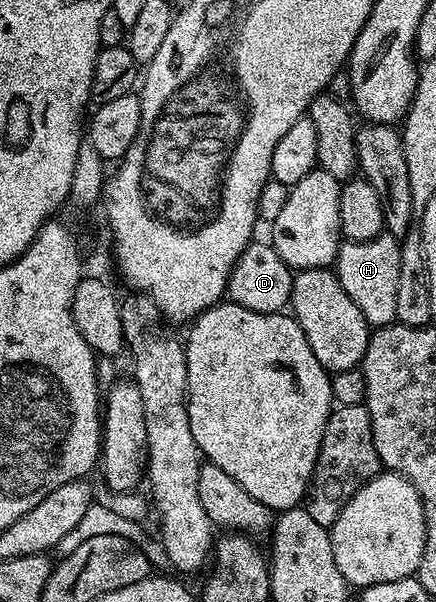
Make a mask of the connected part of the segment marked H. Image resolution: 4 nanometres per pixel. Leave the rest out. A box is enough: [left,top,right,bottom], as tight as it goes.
[334,233,400,327]

